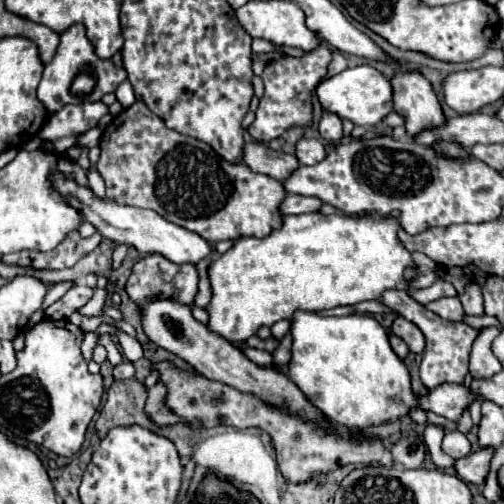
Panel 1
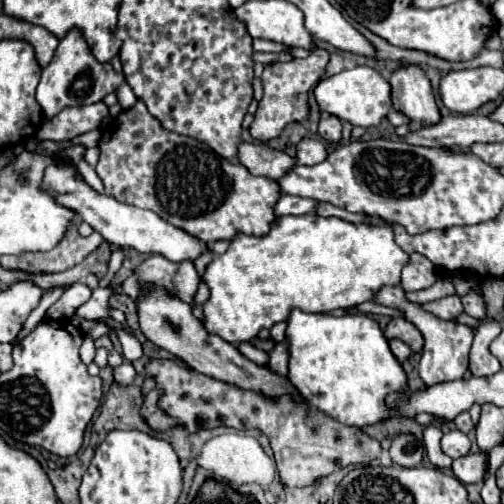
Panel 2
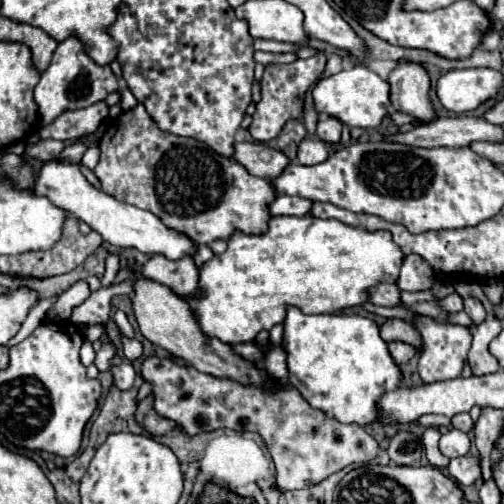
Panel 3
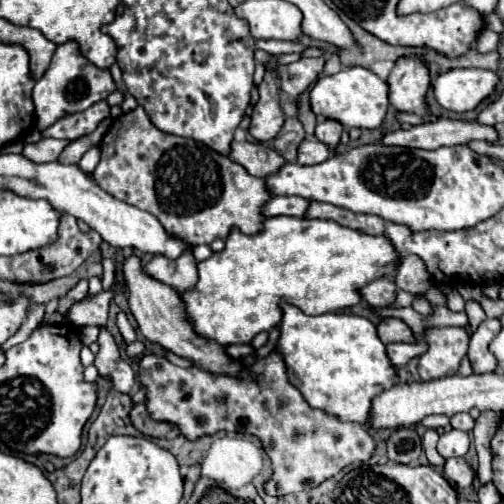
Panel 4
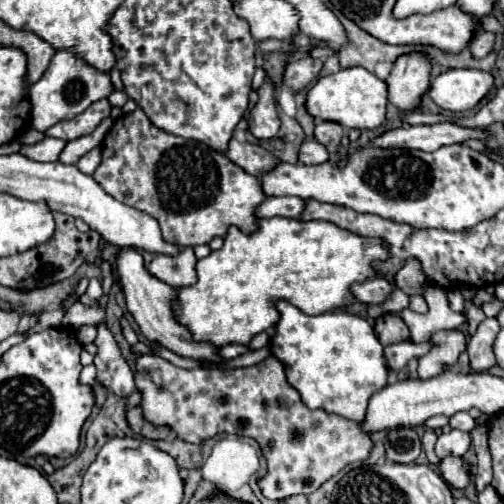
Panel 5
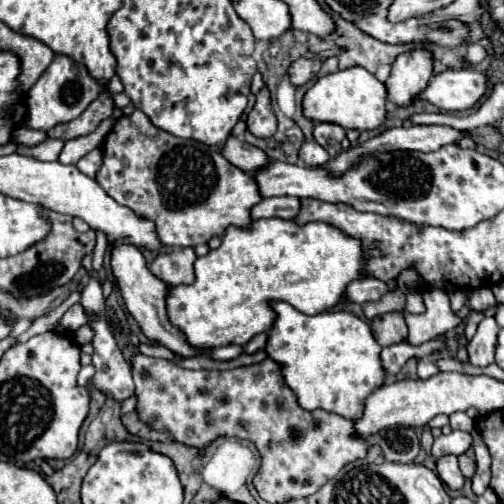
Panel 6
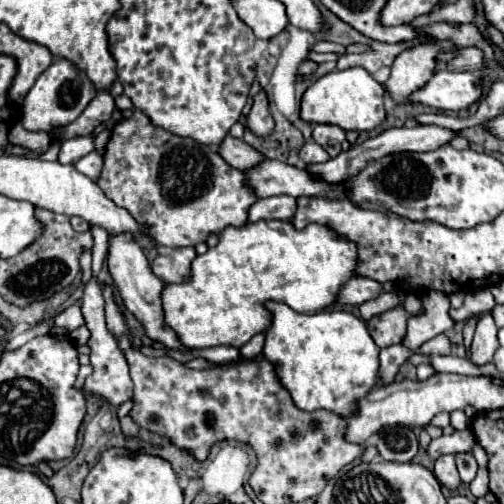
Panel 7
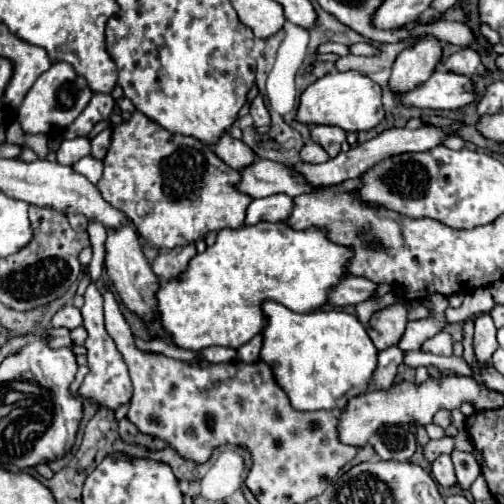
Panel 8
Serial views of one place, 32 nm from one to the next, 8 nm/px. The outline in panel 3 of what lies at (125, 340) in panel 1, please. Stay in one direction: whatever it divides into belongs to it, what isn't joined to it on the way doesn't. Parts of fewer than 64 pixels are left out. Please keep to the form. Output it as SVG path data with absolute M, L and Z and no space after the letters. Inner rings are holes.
M122 334L122 346L124 346L124 356L128 360L136 360L142 356L142 344L136 338L128 338Z

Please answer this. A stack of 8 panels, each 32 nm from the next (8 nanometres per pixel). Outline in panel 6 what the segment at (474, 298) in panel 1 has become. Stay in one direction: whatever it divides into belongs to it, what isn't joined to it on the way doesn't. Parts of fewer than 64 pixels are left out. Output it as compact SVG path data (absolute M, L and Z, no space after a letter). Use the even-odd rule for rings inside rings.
M470 310L470 314L468 314L468 318L466 318L466 340L470 340L472 336L474 336L474 332L476 332L476 328L478 328L478 324L480 324L480 320L484 318L484 312L476 312L476 310Z

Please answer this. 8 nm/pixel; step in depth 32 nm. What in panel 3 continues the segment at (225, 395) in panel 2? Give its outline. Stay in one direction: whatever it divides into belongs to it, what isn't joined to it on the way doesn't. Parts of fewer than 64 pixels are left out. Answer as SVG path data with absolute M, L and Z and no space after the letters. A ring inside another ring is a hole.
M276 346L266 354L266 360L256 364L280 382L282 390L278 392L266 392L232 380L214 378L192 366L178 366L170 358L148 358L142 364L142 378L152 382L156 412L174 420L190 436L216 428L260 432L276 464L276 484L282 490L310 488L348 464L366 464L374 460L380 446L362 426L342 424L336 418L326 416L312 408L300 392L288 384L286 358L284 346Z

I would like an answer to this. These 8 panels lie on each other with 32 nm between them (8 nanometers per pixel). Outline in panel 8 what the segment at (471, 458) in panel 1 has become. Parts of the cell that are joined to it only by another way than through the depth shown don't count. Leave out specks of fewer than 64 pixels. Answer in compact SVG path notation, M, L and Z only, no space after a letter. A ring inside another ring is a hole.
M444 454L444 456L438 456L432 464L432 476L434 480L440 484L440 486L456 486L458 484L458 478L456 478L456 472L454 472L454 464L452 464L452 458L450 454Z

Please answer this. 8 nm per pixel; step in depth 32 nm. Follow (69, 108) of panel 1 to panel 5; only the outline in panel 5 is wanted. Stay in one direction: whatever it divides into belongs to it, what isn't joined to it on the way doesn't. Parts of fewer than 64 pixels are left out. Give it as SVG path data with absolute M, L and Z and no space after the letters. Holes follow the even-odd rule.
M98 100L94 102L90 108L86 108L80 116L74 116L70 120L62 120L58 124L54 124L52 128L48 128L44 134L46 136L52 136L52 138L62 138L66 142L70 140L76 140L84 134L90 134L96 130L96 126L106 118L110 116L110 104L108 100Z

